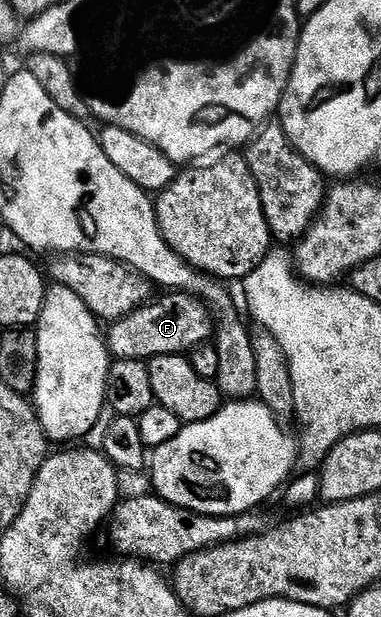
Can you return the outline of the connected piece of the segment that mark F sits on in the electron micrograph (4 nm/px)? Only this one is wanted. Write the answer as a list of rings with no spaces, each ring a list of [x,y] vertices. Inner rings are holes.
[[[168,293],[165,299],[149,302],[130,313],[124,319],[117,319],[107,328],[106,342],[108,350],[116,359],[139,359],[147,361],[156,355],[184,355],[200,343],[209,342],[214,335],[214,319],[209,308],[199,298],[187,293]]]

